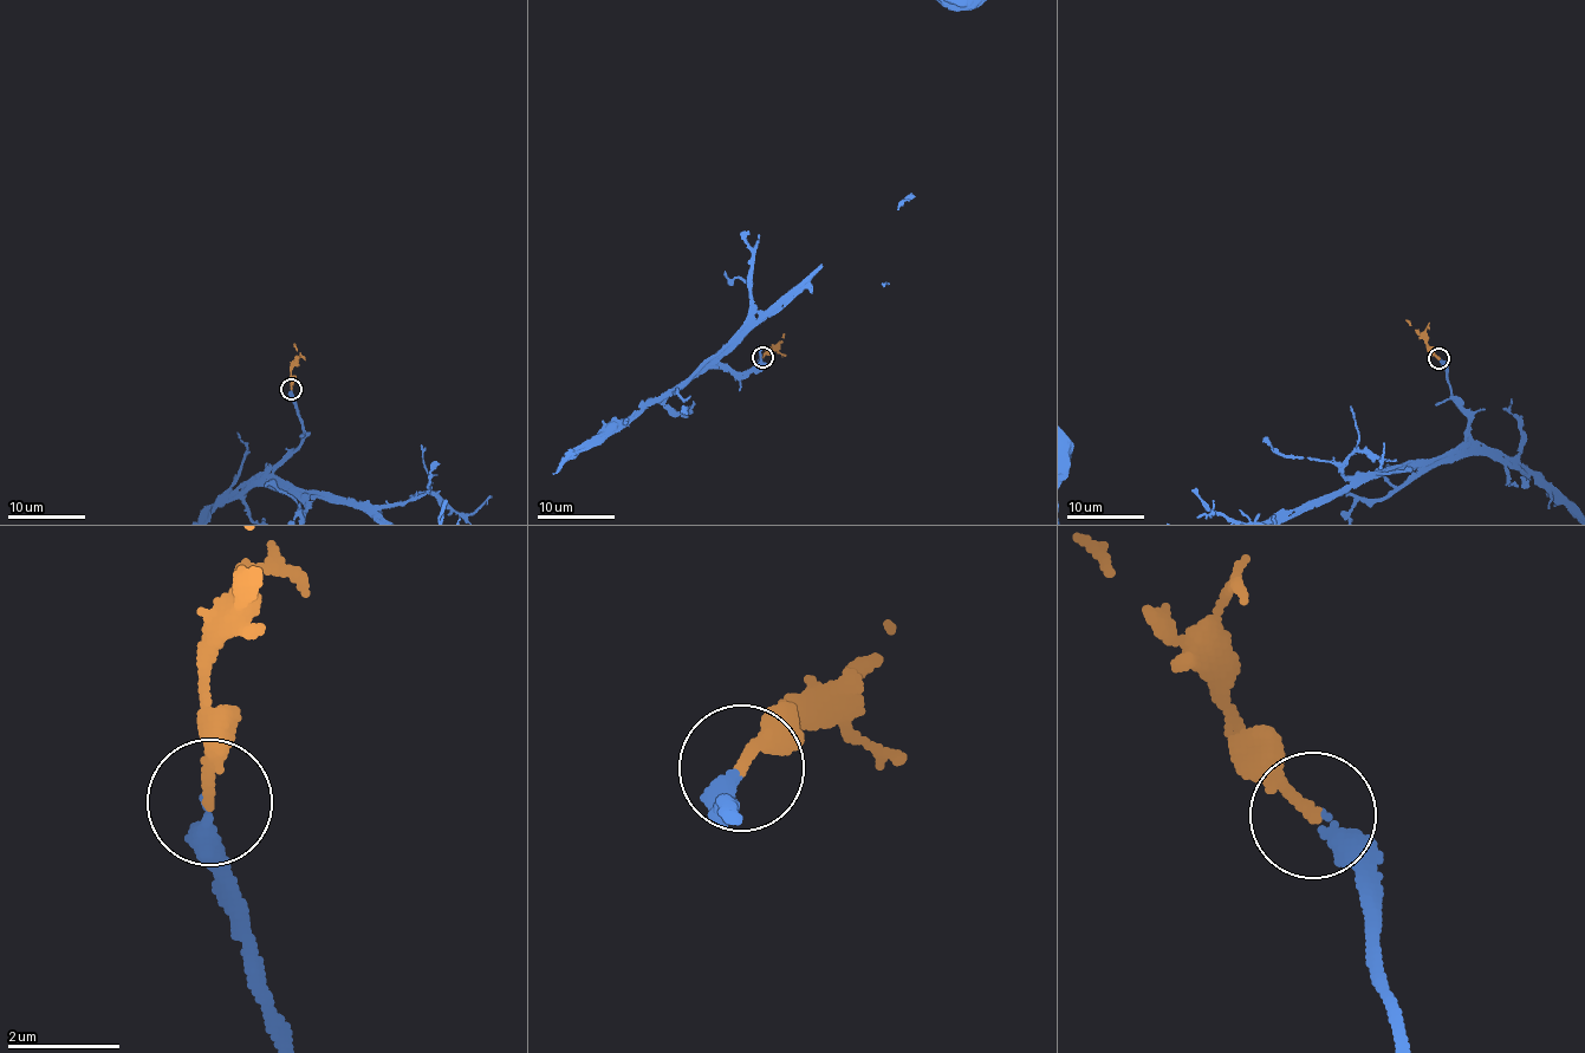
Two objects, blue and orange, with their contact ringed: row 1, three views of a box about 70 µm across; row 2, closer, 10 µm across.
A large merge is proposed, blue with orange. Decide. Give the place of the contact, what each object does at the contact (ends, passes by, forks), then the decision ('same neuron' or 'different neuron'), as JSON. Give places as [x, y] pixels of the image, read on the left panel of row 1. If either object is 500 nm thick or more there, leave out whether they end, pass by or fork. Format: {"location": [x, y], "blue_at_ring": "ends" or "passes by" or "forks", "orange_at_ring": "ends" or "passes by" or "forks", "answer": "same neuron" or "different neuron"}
{"location": [291, 389], "blue_at_ring": "ends", "orange_at_ring": "ends", "answer": "same neuron"}

